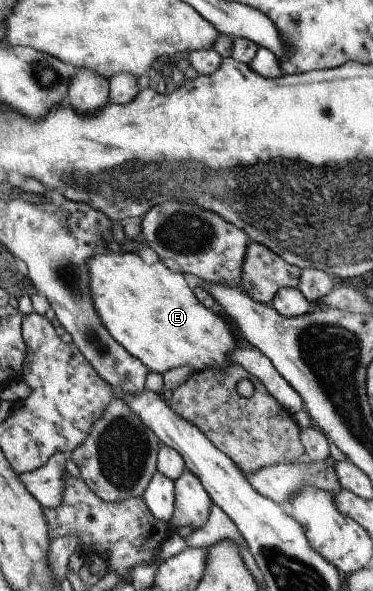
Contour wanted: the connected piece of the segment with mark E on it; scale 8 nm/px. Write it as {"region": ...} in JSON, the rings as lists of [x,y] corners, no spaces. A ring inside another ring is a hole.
{"region":[[[106,252],[104,255],[97,255],[89,261],[89,271],[91,272],[91,293],[93,294],[93,301],[95,302],[95,306],[105,327],[111,332],[112,336],[116,339],[116,342],[119,342],[127,351],[135,355],[136,358],[139,358],[140,362],[143,362],[144,366],[147,366],[149,371],[163,375],[172,369],[190,367],[192,372],[198,371],[204,373],[209,369],[221,371],[225,367],[236,364],[236,362],[232,362],[229,359],[236,351],[236,338],[234,338],[230,326],[226,324],[226,320],[224,320],[222,316],[218,316],[218,313],[206,308],[206,306],[196,298],[192,286],[188,282],[188,276],[185,276],[181,272],[170,271],[170,269],[168,269],[161,261],[148,265],[142,261],[142,258],[139,255],[129,252],[124,252],[123,254]]]}

